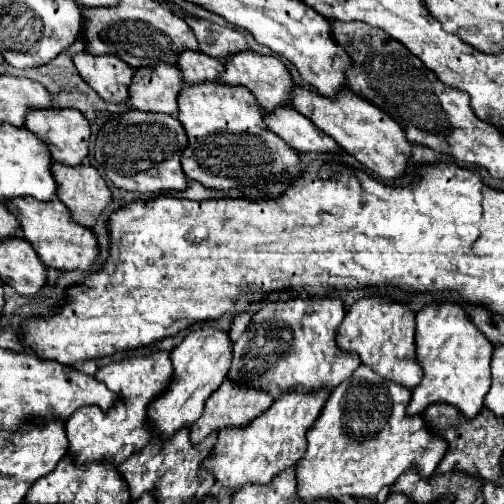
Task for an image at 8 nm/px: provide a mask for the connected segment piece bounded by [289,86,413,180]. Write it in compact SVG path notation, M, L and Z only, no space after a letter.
M295 86L289 104L307 116L319 130L329 134L347 154L357 158L373 176L381 180L395 180L405 172L413 144L407 142L403 128L377 106L361 100L361 96L351 92L347 86L335 98Z

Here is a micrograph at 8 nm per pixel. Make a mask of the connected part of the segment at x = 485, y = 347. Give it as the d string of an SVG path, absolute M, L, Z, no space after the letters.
M449 300L439 306L425 306L417 312L417 362L425 376L413 390L407 414L421 414L431 402L447 402L457 406L467 418L473 418L481 408L485 394L491 386L491 354L493 344L485 340L485 334L469 322L465 310L457 300Z

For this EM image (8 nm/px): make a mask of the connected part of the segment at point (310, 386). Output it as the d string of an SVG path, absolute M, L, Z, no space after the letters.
M297 296L291 300L269 302L253 314L251 324L235 342L229 378L237 384L263 388L271 392L273 398L279 398L287 390L333 390L361 364L355 352L341 352L335 344L337 326L343 316L343 300L337 296Z

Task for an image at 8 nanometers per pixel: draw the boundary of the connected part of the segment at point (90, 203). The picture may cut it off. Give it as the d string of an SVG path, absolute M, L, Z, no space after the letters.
M51 164L53 178L57 180L57 198L69 208L71 218L77 224L93 228L103 208L111 202L111 190L107 188L101 174L91 164L77 164L77 168L69 168L65 164Z

